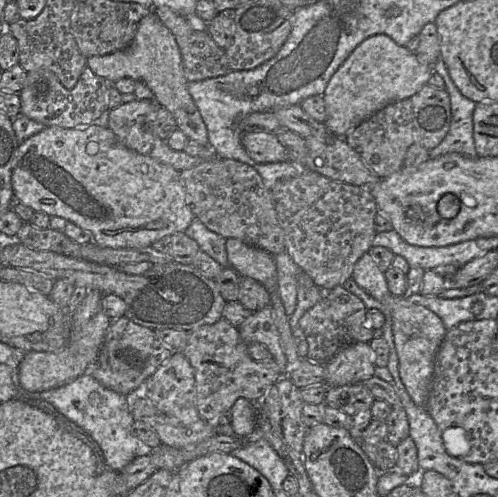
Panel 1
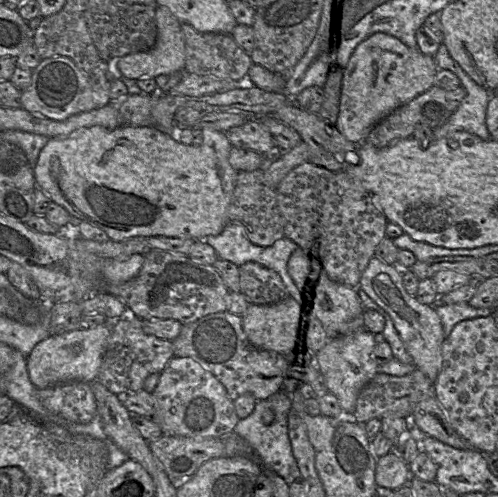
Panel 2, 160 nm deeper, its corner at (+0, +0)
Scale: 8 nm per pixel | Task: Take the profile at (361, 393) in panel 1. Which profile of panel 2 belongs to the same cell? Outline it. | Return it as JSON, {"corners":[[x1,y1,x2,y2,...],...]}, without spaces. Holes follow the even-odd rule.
{"corners":[[418,369,405,376,392,376,378,372,359,393,351,418,359,424,388,415,410,418,414,407,422,400,434,397,434,394,434,384]]}

